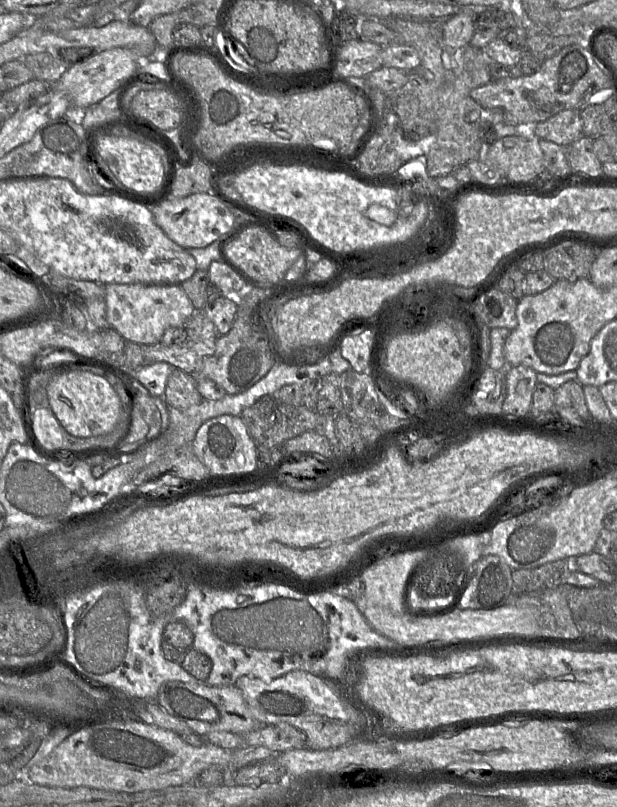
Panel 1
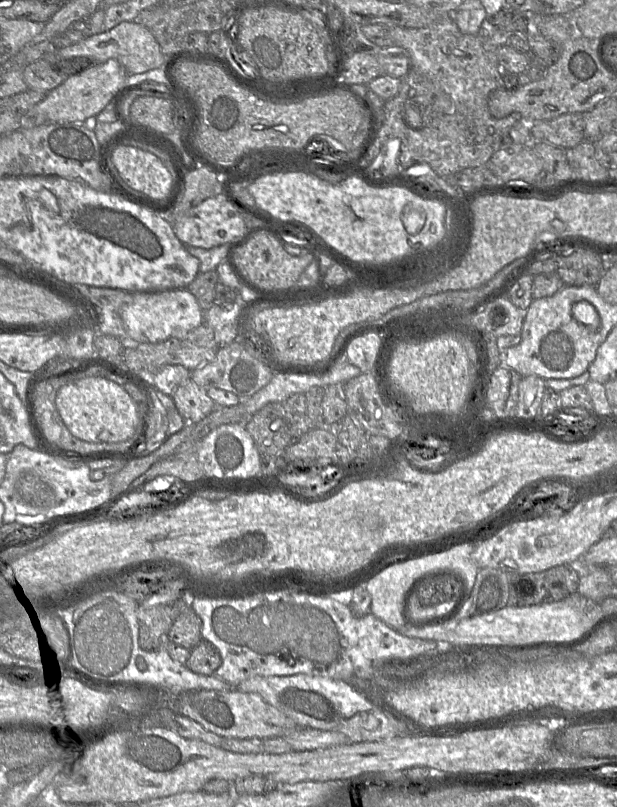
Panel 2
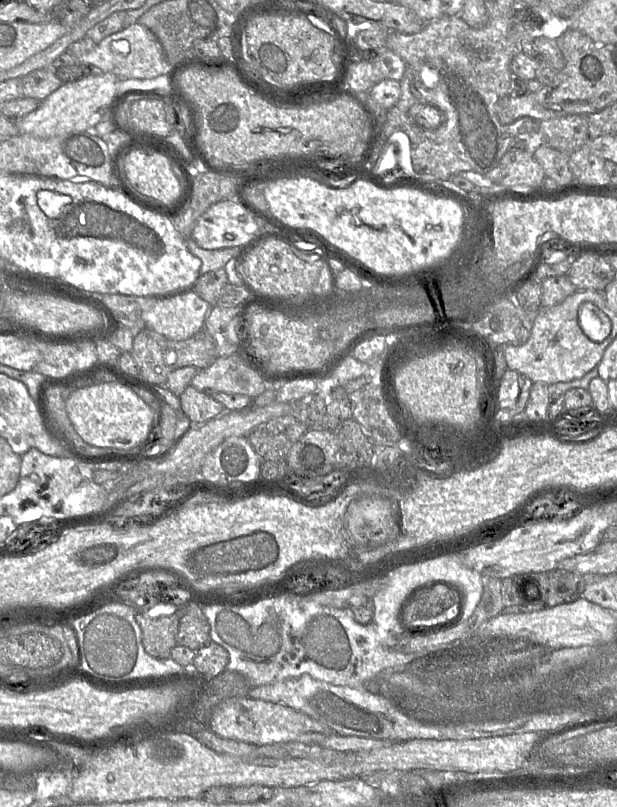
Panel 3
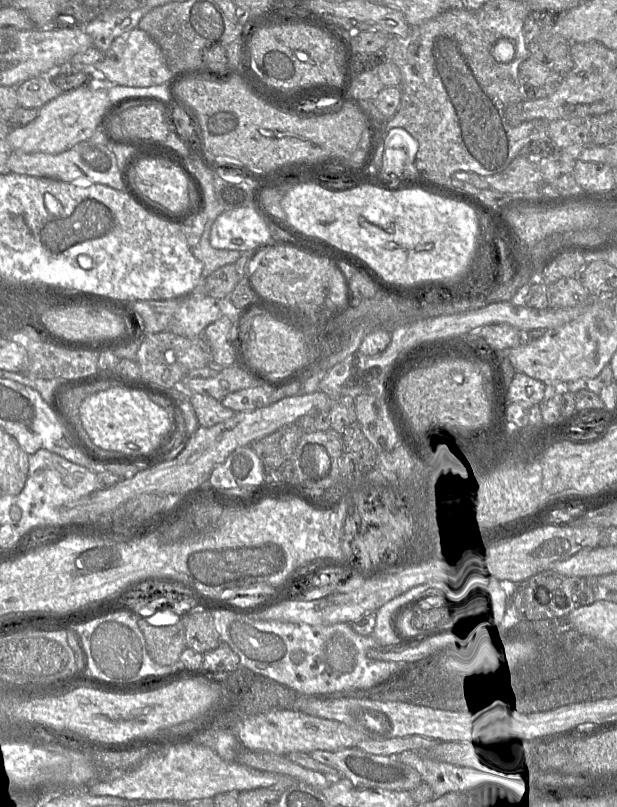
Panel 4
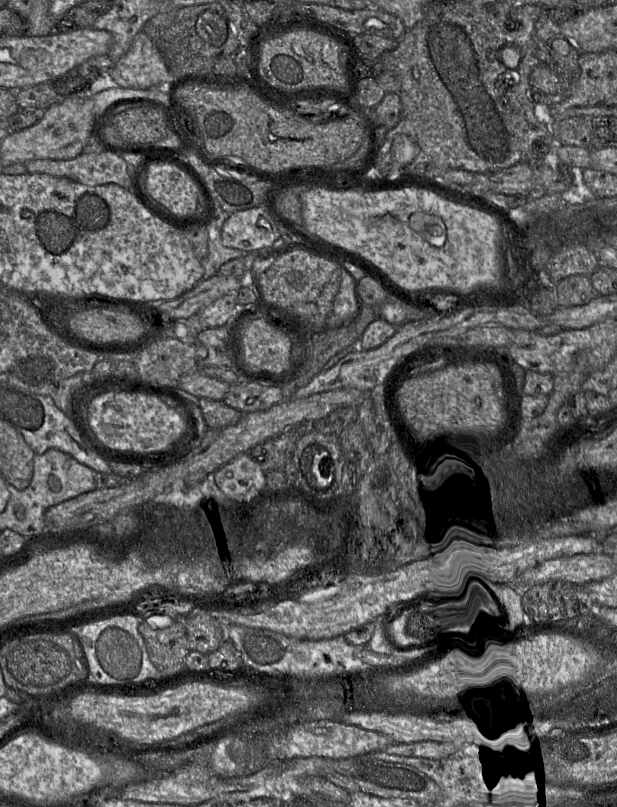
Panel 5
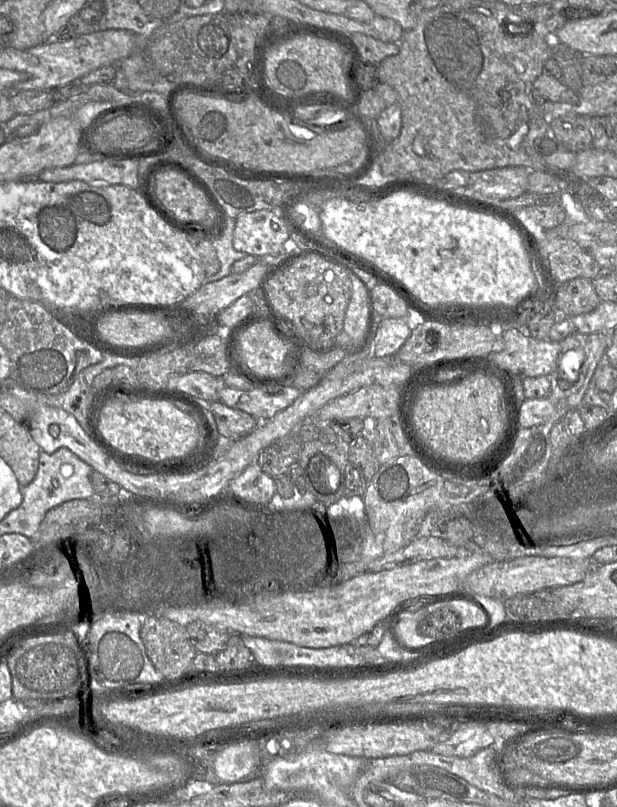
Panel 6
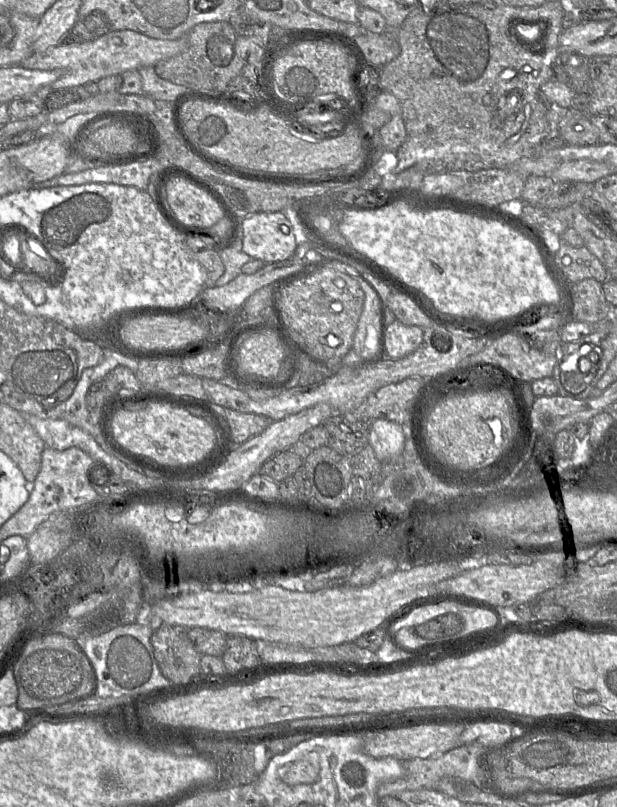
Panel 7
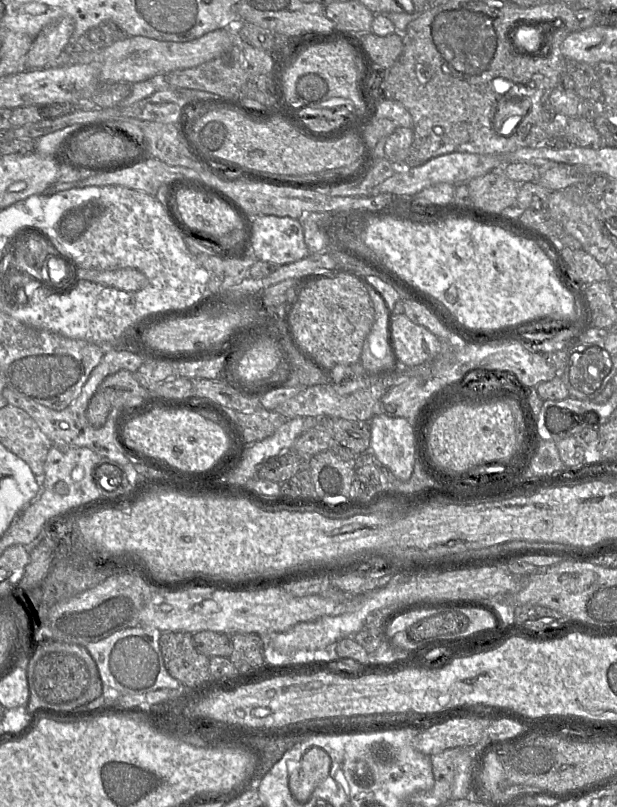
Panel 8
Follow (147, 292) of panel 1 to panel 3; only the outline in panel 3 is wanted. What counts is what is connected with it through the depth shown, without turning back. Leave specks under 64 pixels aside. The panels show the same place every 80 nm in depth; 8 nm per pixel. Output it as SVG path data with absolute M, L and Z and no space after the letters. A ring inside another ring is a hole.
M193 290L158 297L155 302L145 302L142 319L145 328L154 331L169 340L185 340L204 327L204 321L212 306Z

